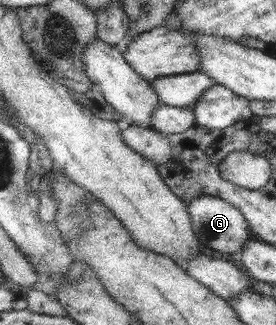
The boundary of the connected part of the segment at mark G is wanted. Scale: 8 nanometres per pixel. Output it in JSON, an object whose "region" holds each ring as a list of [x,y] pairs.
{"region":[[[202,196],[202,198],[196,198],[192,202],[188,202],[187,206],[198,239],[202,244],[220,252],[224,257],[238,258],[242,253],[243,246],[254,236],[242,211],[235,208],[230,202],[222,200],[222,198]]]}

